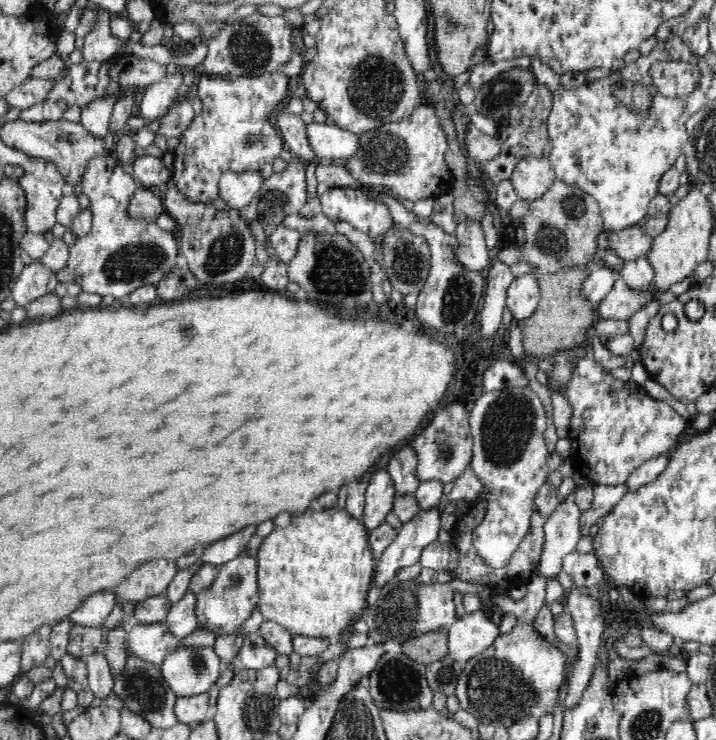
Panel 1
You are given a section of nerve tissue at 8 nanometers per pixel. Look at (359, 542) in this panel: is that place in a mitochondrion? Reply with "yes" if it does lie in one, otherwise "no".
no

